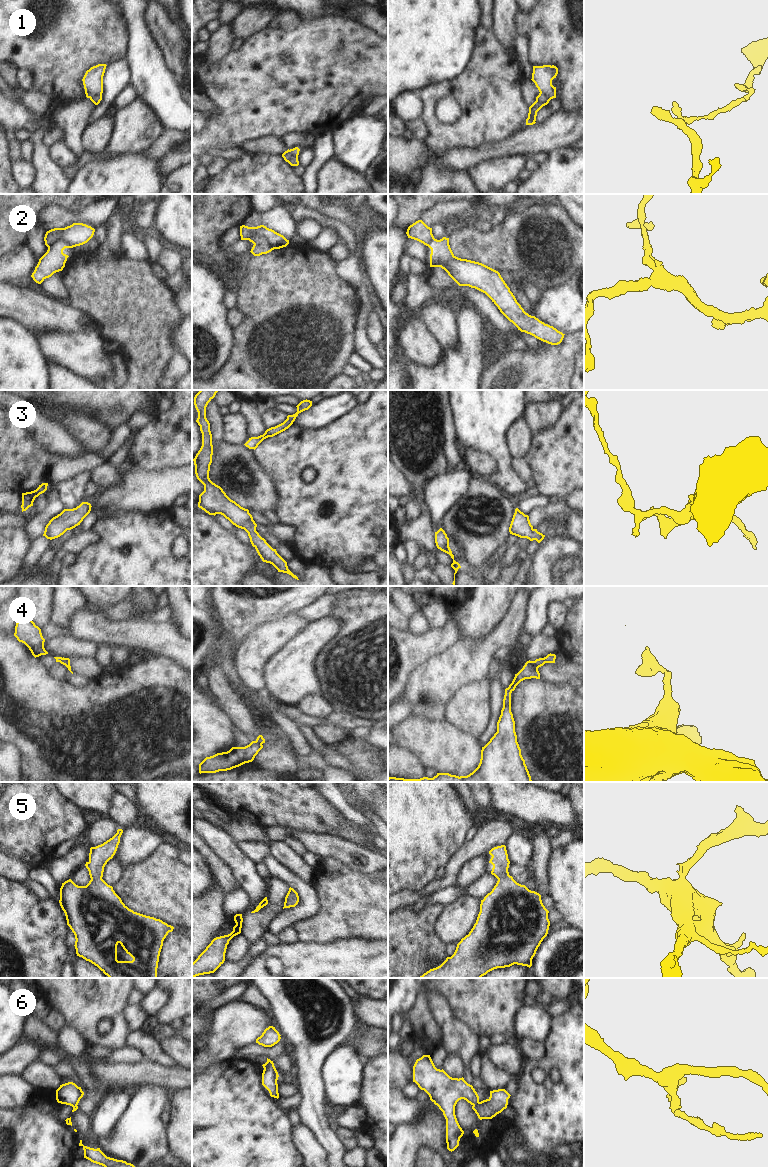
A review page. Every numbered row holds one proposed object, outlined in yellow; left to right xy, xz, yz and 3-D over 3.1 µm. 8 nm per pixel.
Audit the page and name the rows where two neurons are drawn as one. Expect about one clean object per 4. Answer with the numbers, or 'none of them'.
1, 2, 6

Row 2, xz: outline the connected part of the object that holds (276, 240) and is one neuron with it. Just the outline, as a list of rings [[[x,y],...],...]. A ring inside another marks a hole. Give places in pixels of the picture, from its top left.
[[[242,225],[240,226],[240,236],[241,240],[249,240],[253,236],[263,237],[268,241],[273,250],[286,247],[289,244],[289,240],[287,240],[283,235],[267,228],[264,225],[257,227]]]

